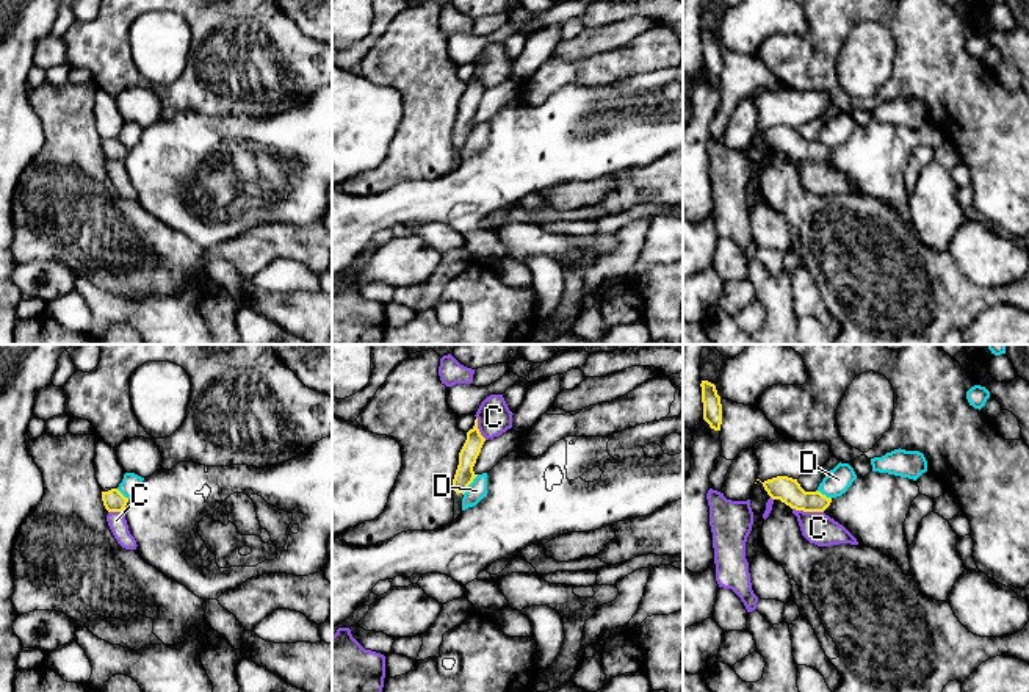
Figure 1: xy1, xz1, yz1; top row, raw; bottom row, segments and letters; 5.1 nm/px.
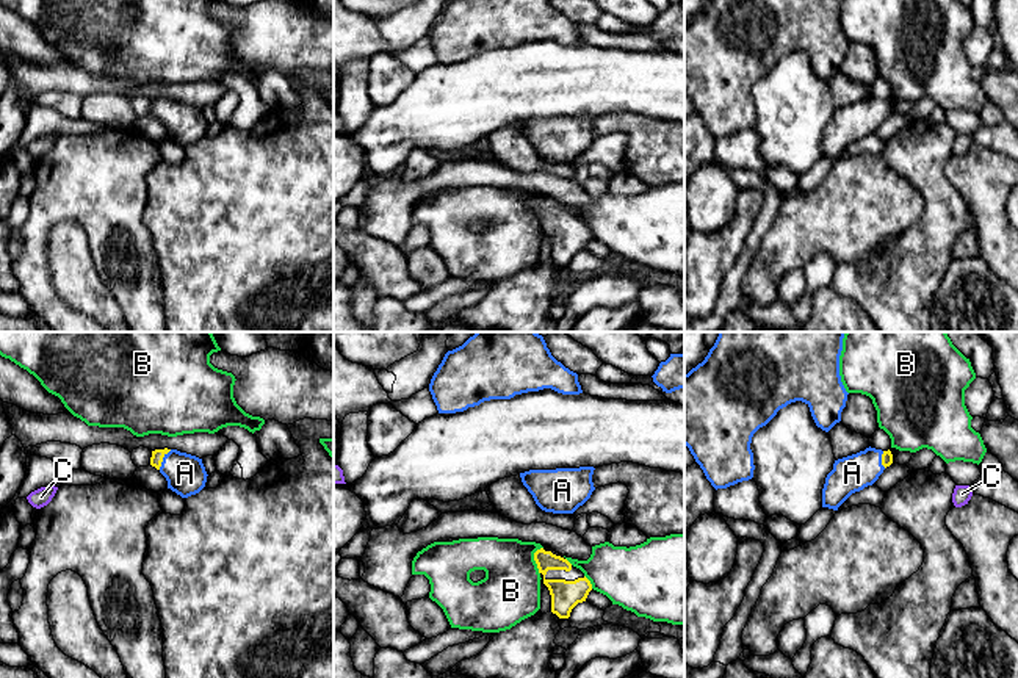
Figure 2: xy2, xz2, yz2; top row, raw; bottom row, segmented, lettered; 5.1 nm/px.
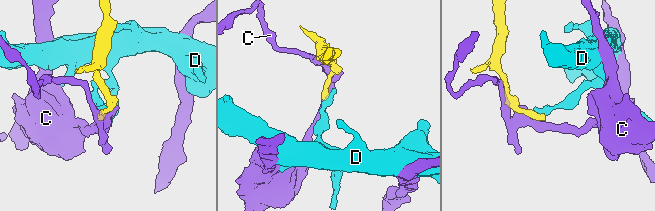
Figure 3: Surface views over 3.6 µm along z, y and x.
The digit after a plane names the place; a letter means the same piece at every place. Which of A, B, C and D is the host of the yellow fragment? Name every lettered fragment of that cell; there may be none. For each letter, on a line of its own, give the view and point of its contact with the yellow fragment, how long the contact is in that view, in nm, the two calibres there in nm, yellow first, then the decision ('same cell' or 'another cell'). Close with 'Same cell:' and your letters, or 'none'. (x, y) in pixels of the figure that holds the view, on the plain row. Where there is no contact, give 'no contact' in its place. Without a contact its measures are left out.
A: meets yellow in xy2 at (162, 108); contact 120 nm long; 60 nm thick on the yellow side, 200 nm on the other; same cell
B: meets yellow in xz2 at (534, 209); contact 140 nm long; 150 nm thick on the yellow side, 300 nm on the other; another cell
C: meets yellow in yz1 at (808, 160); contact 160 nm long; 140 nm thick on the yellow side, 160 nm on the other; another cell
D: meets yellow in xz1 at (470, 132); contact 130 nm long; 100 nm thick on the yellow side, 100 nm on the other; another cell
Same cell: A

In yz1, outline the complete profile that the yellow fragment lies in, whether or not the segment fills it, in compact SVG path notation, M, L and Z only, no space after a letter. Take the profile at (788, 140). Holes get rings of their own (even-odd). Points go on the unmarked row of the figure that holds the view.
M777 125L761 133L772 149L780 149L796 160L824 161L832 152L832 147L827 147L818 139L805 141L797 128L788 125Z

